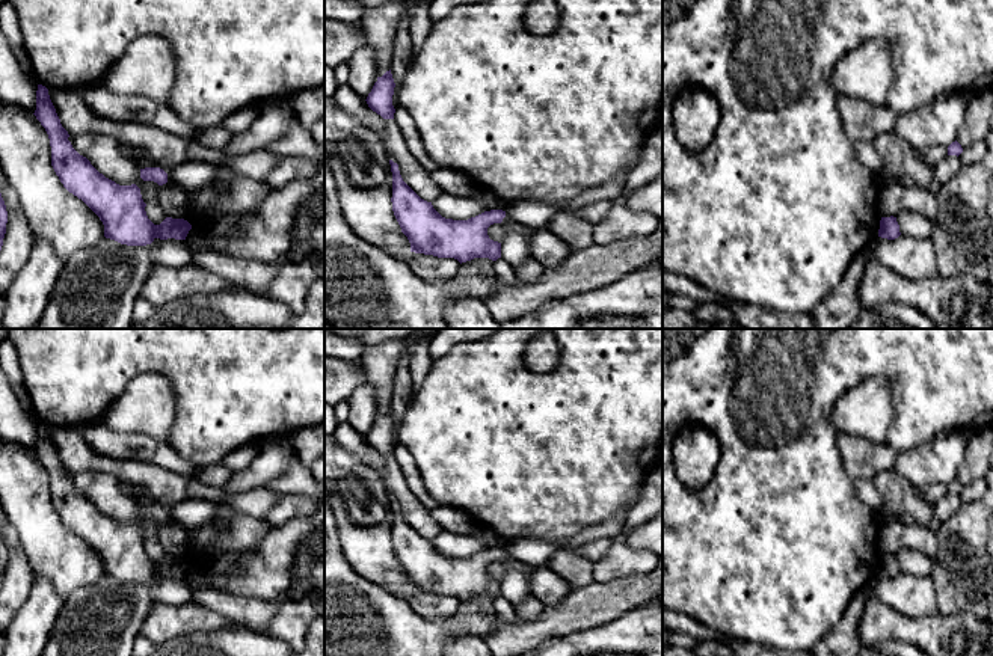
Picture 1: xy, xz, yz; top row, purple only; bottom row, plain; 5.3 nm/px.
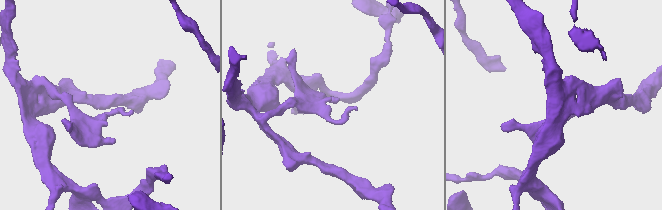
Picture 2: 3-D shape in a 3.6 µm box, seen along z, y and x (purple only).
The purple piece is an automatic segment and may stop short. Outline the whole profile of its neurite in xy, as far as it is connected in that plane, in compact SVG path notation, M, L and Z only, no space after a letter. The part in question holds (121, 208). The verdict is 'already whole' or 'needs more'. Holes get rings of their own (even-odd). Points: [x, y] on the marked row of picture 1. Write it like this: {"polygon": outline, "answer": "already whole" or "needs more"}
{"polygon": "M38 84L33 113L45 128L51 146L51 166L63 187L81 199L103 222L104 237L127 246L146 246L155 238L186 240L192 225L184 219L166 217L154 225L145 211L136 184L119 185L100 173L68 140L48 89Z", "answer": "already whole"}

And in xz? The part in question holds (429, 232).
{"polygon": "M389 160L392 172L392 211L401 232L410 243L410 252L454 258L460 264L474 258L501 258L501 243L487 235L487 228L501 223L503 210L484 211L468 220L442 217L421 199L401 178L398 164Z", "answer": "already whole"}

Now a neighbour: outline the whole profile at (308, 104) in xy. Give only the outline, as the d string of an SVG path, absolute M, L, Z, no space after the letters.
M315 86L290 98L300 125L311 131L312 125L324 118L324 89Z

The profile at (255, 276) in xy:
M196 228L189 231L184 241L189 244L193 253L193 264L196 267L205 268L223 277L237 290L247 290L260 296L264 296L279 270L291 262L287 255L275 261L264 262L222 253L210 247L202 229Z

